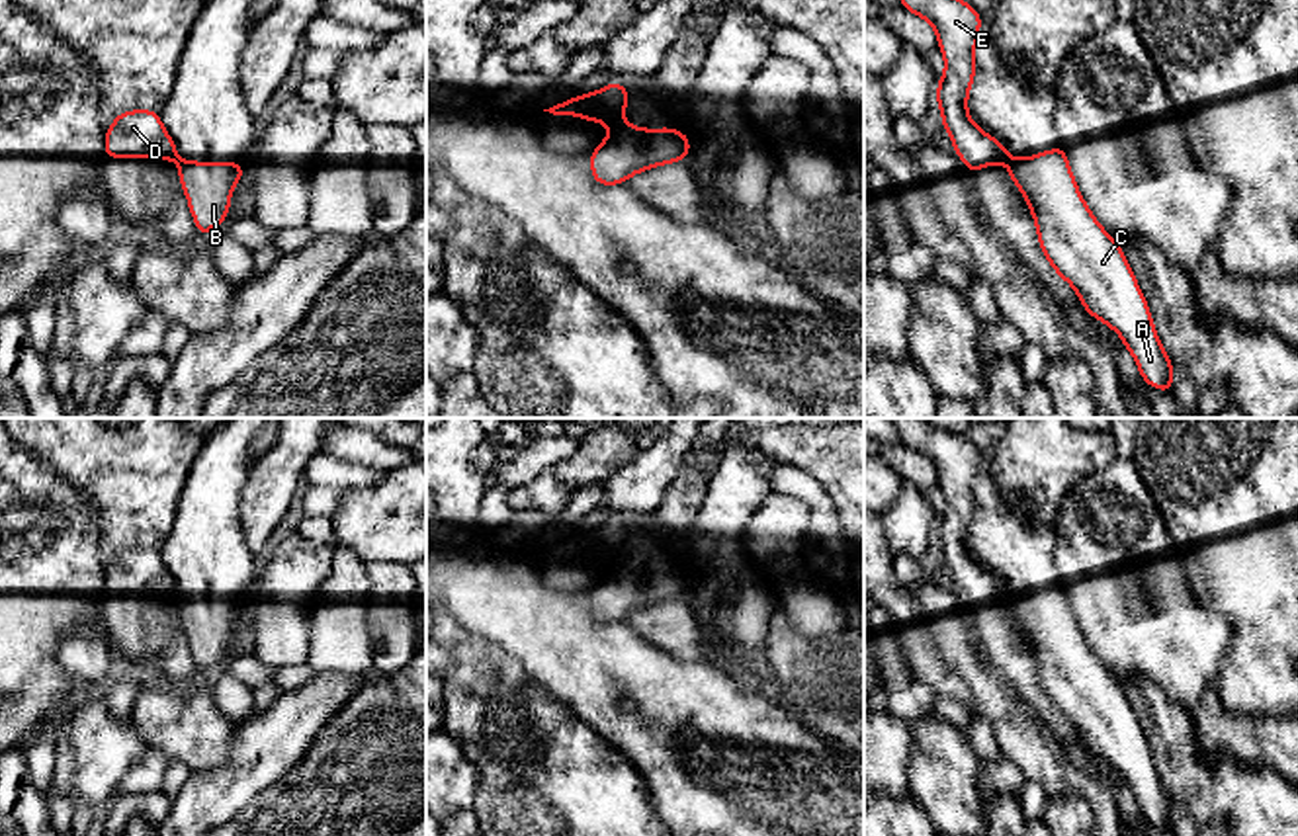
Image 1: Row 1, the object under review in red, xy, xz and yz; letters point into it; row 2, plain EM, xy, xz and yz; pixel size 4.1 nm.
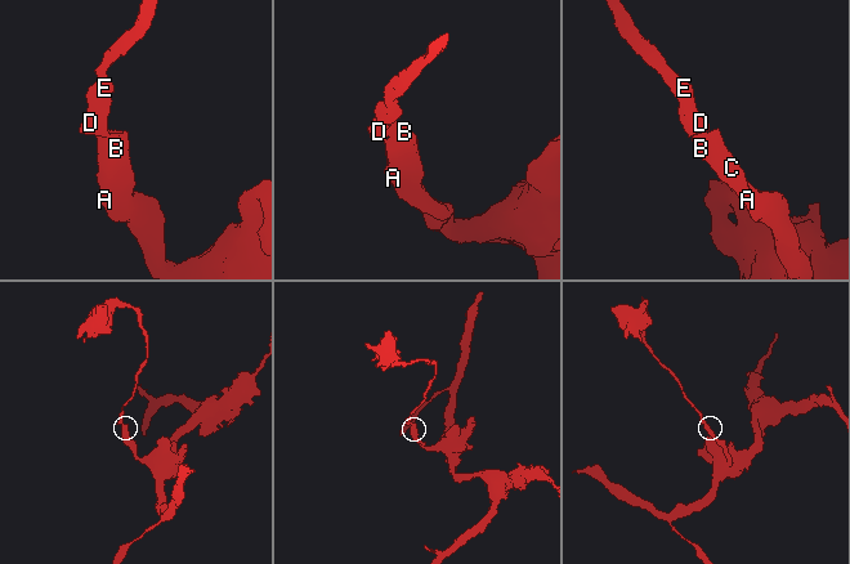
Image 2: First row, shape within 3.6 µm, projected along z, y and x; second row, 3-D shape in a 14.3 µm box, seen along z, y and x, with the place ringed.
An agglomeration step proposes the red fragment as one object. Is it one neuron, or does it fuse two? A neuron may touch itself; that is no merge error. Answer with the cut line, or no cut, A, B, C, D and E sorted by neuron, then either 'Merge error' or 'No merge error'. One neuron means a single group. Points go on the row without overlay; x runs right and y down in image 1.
Split along xz (622, 557), (612, 567). Groups: A B C / D E. Merge error

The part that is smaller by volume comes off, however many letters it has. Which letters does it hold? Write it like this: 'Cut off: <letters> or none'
Cut off: D, E

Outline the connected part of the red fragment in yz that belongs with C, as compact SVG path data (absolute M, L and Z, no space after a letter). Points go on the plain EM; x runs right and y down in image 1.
M1065 586L1007 600L1036 660L1038 682L1077 731L1081 744L1110 764L1136 797L1140 815L1153 826L1173 830L1173 801L1153 766L1151 748L1120 682L1087 645Z

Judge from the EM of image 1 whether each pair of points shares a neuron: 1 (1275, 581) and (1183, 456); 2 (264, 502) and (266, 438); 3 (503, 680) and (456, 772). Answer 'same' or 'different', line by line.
1: same
2: different
3: different

